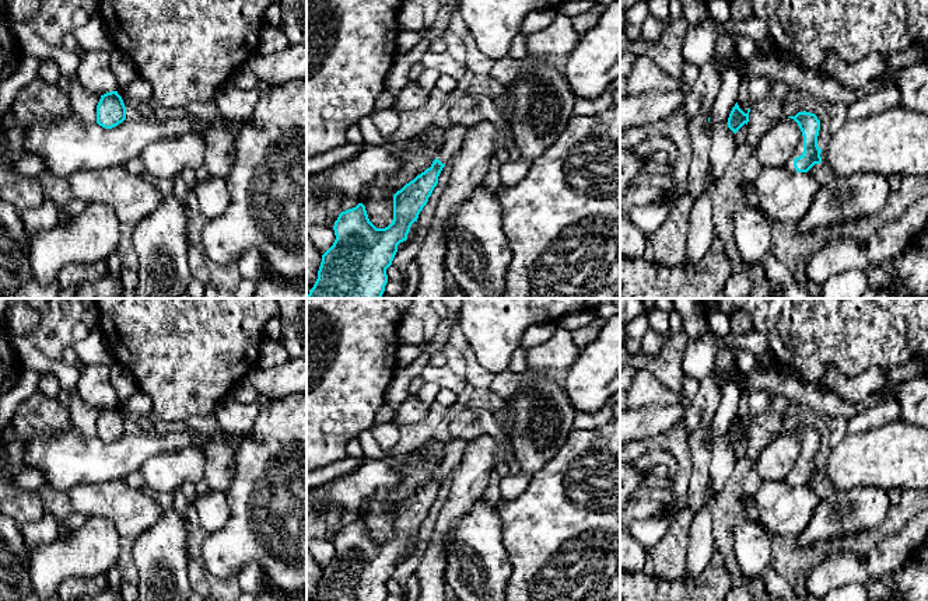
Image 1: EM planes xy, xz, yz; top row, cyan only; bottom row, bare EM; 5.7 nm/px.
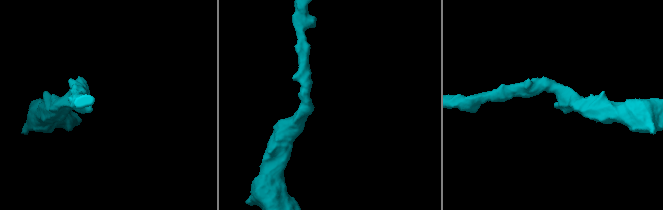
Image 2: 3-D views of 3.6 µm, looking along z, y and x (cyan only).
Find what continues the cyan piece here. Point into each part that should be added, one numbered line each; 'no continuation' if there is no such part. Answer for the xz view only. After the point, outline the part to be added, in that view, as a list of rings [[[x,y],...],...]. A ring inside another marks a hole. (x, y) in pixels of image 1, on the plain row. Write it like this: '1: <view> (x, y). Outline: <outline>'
1: xz (455, 447). Outline: [[[452,437],[447,444],[445,444],[445,458],[442,464],[437,468],[437,472],[448,479],[451,474],[458,468],[458,465],[462,461],[465,447],[466,447],[465,440]]]

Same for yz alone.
1: yz (788, 479). Outline: [[[801,448],[801,454],[799,454],[799,457],[798,457],[798,461],[796,461],[795,467],[792,468],[792,471],[791,471],[791,472],[785,476],[785,479],[784,479],[784,482],[785,482],[788,486],[791,486],[791,488],[795,488],[795,486],[796,486],[796,483],[795,483],[795,481],[794,481],[794,474],[795,474],[796,471],[802,469],[802,467],[803,467],[803,450]]]

